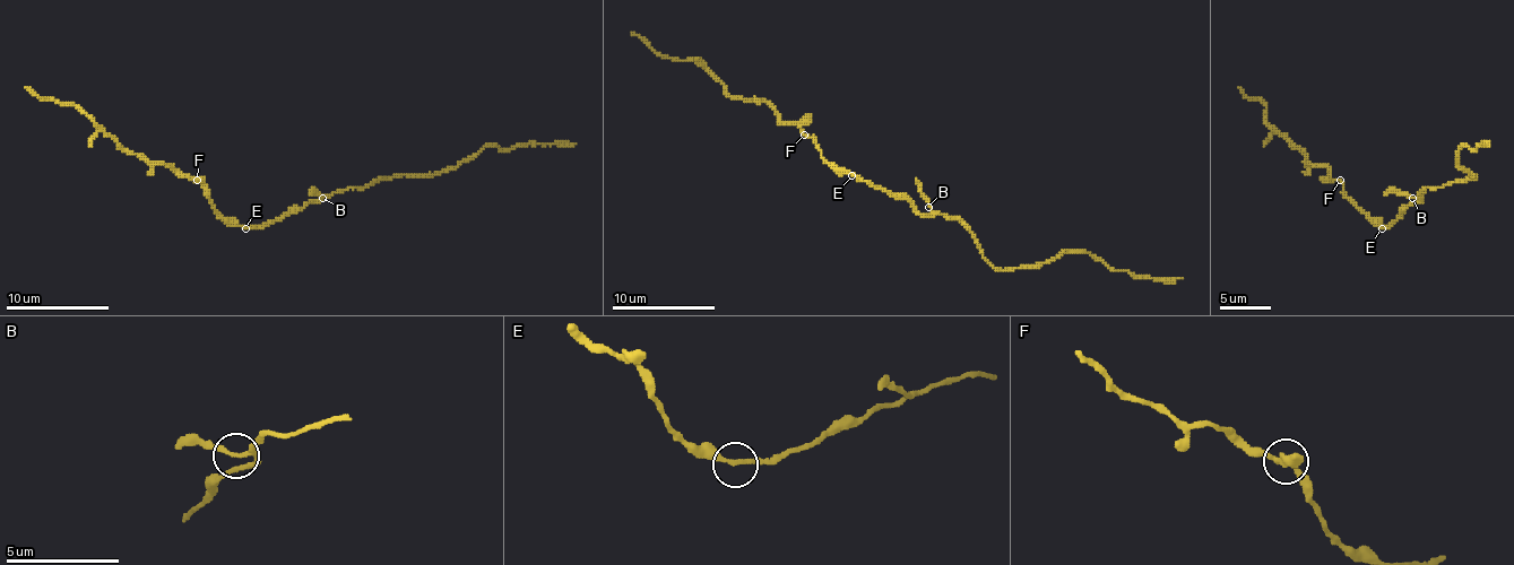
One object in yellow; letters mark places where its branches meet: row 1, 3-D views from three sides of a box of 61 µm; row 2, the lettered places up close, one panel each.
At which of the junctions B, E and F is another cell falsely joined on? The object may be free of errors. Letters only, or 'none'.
none

